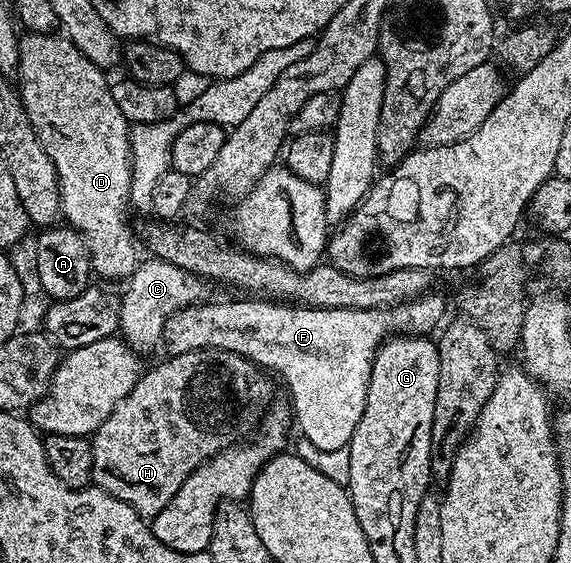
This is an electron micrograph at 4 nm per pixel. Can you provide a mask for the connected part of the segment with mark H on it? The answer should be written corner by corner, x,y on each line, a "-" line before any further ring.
195,350
186,354
174,354
166,357
166,359
166,362
161,362
158,366
151,367
150,370
148,367
142,373
141,379
135,384
135,388
131,388
131,392
118,404
115,412
111,412
111,416
107,416
107,420
103,420
103,424
91,436
93,443
93,482
111,496
115,496
131,508
135,508
135,512
146,520
151,520
159,512
163,512
163,508
167,508
167,504
171,504
175,492
179,492
179,488
183,488
183,480
187,480
187,476
191,476
191,472
198,470
207,459
220,454
228,446
238,445
244,439
241,438
244,434
250,433
249,435
252,435
262,425
267,414
267,408
272,407
275,402
273,399
273,382
268,378
270,375
264,369
259,368
251,359
247,359
235,351

